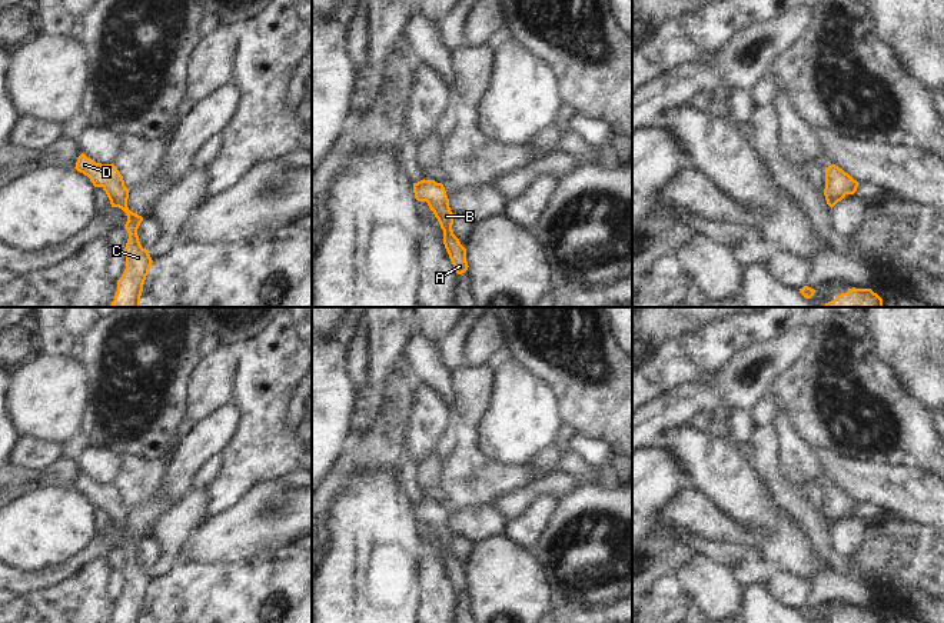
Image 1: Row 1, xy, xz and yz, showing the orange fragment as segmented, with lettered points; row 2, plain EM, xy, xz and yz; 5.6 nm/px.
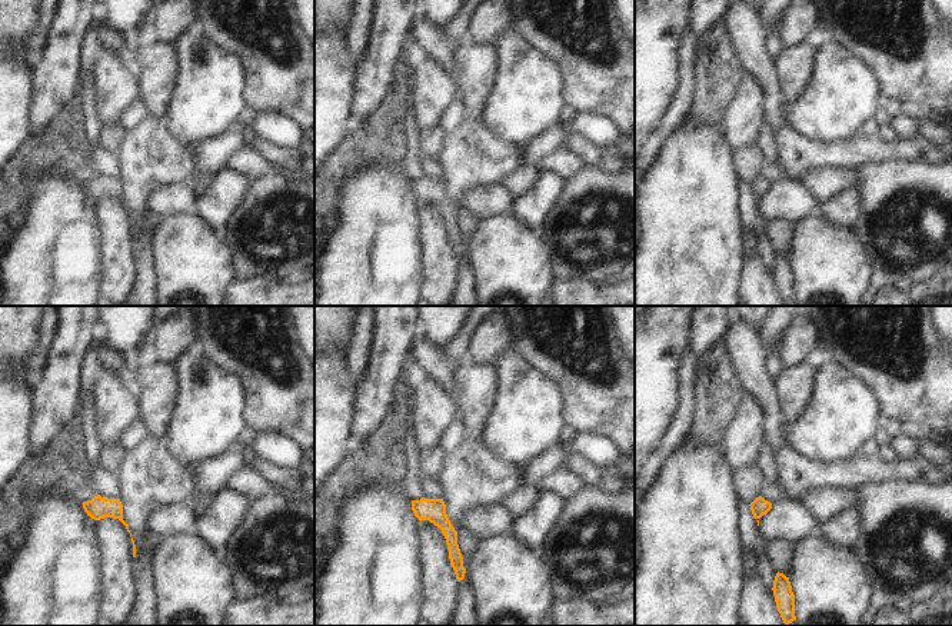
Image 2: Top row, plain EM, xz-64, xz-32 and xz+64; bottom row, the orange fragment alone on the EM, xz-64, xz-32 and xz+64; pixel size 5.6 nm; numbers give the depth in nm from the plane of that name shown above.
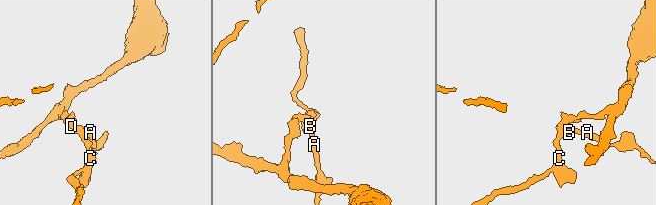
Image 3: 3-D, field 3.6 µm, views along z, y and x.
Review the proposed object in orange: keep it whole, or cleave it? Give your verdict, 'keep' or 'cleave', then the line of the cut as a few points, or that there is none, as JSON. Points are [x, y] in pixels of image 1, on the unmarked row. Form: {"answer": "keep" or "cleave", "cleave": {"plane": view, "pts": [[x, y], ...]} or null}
{"answer": "keep", "cleave": null}

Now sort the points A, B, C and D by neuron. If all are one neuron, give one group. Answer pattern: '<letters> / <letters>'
A B C D

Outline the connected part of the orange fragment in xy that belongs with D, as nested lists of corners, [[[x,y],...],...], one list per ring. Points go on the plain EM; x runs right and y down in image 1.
[[[84,473],[77,477],[74,489],[87,496],[94,507],[102,507],[112,527],[122,529],[127,536],[124,544],[129,553],[124,567],[126,589],[117,600],[117,613],[112,623],[140,623],[143,604],[153,580],[149,570],[143,569],[139,562],[137,549],[143,537],[127,527],[129,509],[124,506],[123,496],[114,484],[96,483]]]

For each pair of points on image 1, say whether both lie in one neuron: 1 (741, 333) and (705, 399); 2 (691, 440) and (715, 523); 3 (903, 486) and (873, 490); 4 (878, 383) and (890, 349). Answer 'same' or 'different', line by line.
1: different
2: different
3: same
4: different

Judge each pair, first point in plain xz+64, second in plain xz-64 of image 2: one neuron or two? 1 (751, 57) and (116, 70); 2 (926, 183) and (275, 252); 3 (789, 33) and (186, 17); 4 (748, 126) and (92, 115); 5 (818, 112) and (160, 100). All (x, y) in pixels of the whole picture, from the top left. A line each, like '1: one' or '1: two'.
1: two
2: one
3: one
4: two
5: two

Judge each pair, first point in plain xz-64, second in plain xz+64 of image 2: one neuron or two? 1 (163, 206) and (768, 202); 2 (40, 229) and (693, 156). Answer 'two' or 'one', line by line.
1: one
2: one

